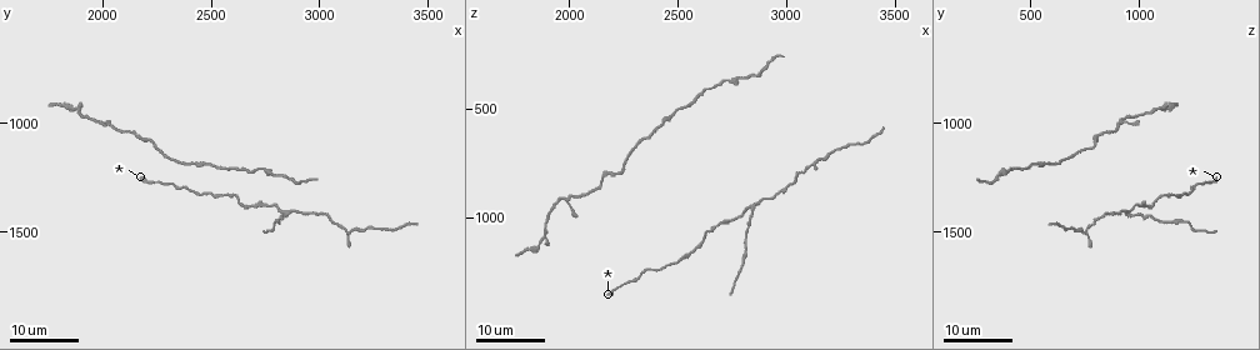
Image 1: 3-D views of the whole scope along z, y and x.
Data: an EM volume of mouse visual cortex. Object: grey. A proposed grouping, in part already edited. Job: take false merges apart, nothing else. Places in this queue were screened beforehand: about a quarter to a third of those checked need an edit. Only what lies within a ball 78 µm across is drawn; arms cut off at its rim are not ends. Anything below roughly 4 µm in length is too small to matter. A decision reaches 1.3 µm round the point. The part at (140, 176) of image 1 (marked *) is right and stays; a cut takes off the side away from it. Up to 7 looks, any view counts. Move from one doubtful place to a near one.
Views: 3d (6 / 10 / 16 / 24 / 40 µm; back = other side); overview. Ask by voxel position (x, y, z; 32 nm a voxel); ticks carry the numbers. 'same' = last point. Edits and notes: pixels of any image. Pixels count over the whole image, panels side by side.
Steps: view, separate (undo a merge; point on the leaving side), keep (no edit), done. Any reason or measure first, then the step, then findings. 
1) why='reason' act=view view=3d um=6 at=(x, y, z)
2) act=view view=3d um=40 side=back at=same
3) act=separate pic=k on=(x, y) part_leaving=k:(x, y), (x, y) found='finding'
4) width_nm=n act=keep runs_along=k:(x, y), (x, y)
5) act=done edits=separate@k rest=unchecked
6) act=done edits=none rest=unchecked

why='three arms meet' act=view view=3d um=24 at=(1970, 980, 910)

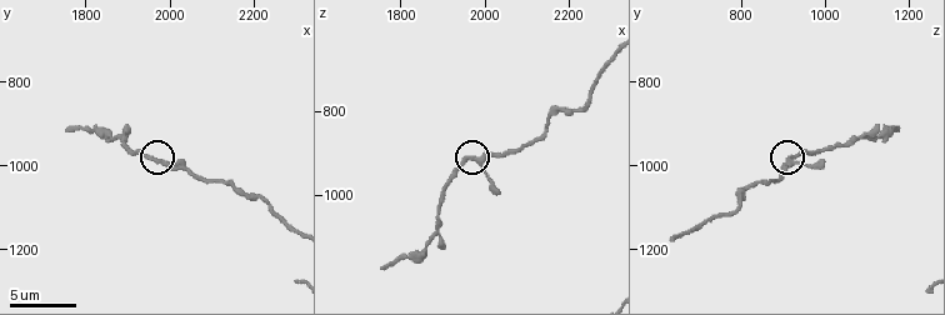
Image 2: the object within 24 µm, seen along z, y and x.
act=view view=3d um=6 at=(1990, 985, 920)

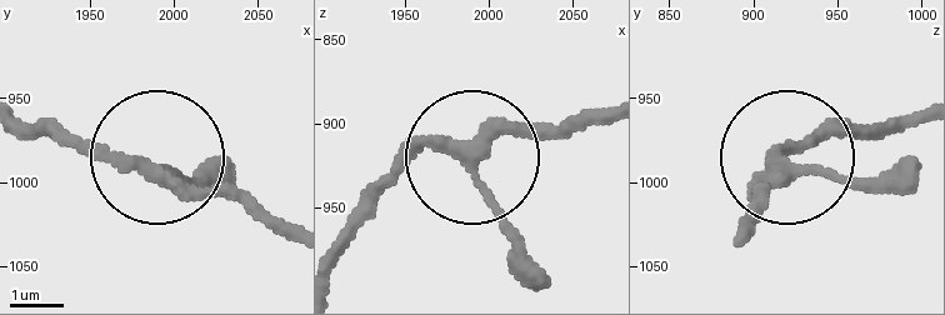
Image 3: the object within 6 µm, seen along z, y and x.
width_nm=250 act=keep found='one neuron here'

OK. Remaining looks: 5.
why='three-way junction' act=view view=3d um=24 at=(2840, 1410, 960)

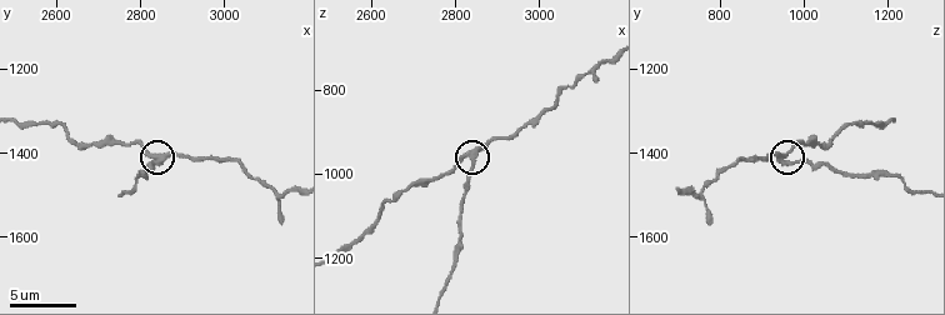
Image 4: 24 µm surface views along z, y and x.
act=view view=3d um=10 at=(2845, 1425, 960)

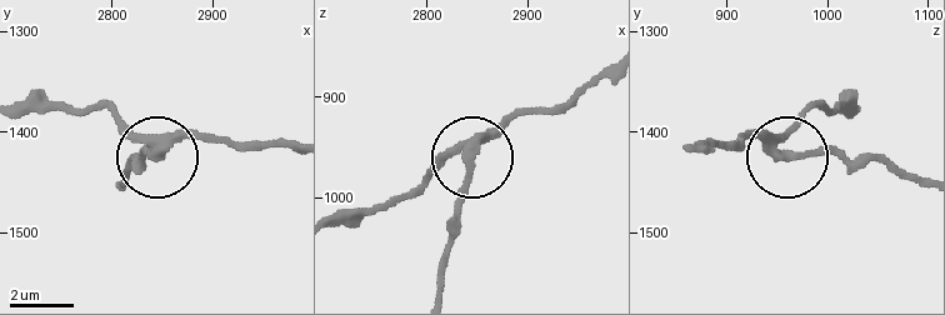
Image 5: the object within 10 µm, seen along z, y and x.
arms=3 act=separate pic=5 on=(466, 194) found='a second neuron is stuck on'

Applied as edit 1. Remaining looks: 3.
why='three-way junction' act=view view=3d um=16 at=(3150, 1495, 740)

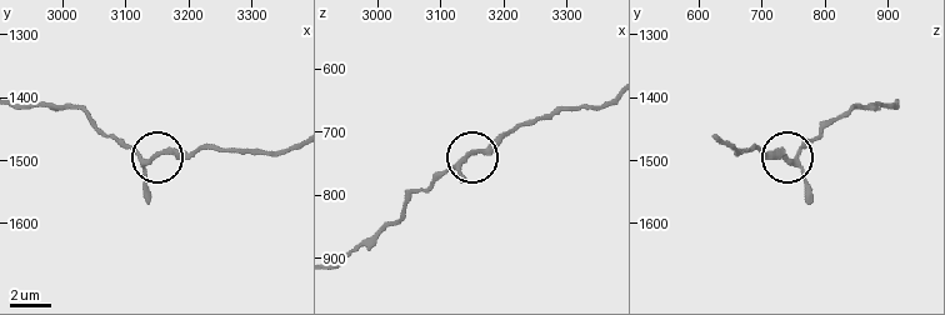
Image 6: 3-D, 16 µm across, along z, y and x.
act=keep runs_along=6:(336, 266), (391, 226), (416, 191), (493, 149), (520, 123) found='one neuron here'

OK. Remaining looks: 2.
why='calibre changes' act=view view=3d um=24 at=(2720, 1210, 380)

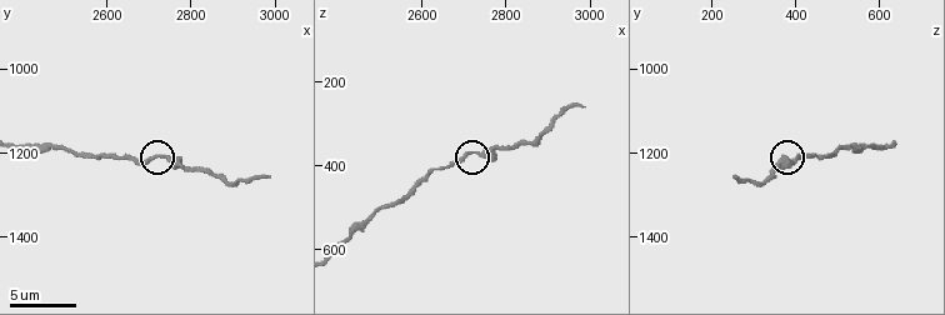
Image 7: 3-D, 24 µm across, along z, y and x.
why='zoom in' act=view view=3d um=6 at=(2725, 1210, 365)

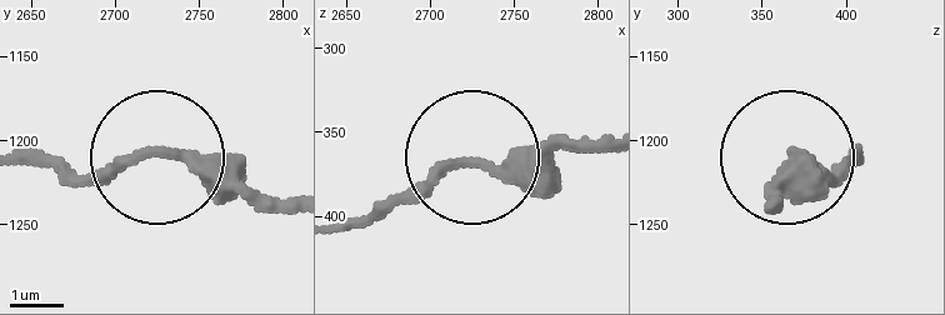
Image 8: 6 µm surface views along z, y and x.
act=keep runs_along=8:(24, 160), (91, 174), (213, 160), (293, 200) found='continuous, no second neuron'

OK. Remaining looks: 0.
act=done edits=separate@5 rest=unchecked

